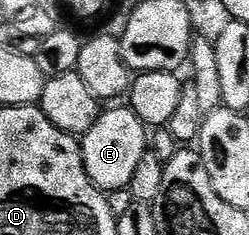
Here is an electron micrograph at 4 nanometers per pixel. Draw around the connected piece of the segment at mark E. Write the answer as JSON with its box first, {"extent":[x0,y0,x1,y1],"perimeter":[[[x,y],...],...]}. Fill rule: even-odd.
{"extent":[80,105,148,193],"perimeter":[[[128,105],[111,107],[114,107],[111,111],[103,110],[99,114],[98,120],[92,125],[92,129],[88,129],[80,139],[86,176],[103,193],[125,192],[132,181],[132,173],[136,173],[140,161],[148,153],[148,147],[146,147],[148,128],[146,124],[140,121],[140,117]]]}

